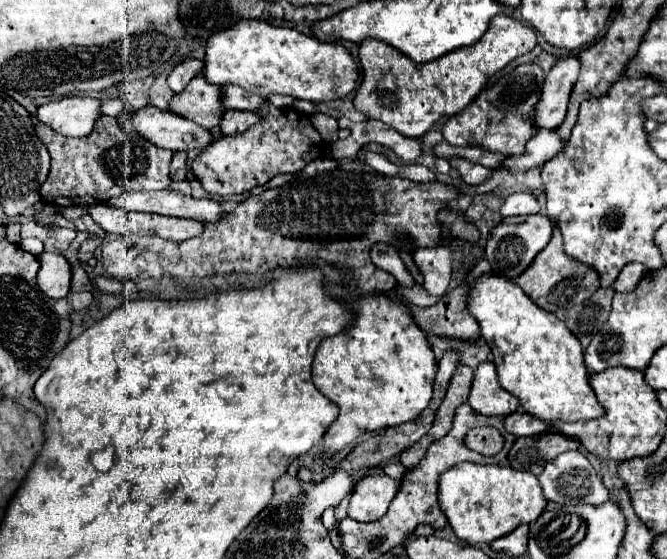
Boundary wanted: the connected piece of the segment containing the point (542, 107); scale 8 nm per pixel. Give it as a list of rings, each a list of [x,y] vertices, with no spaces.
[[[565,56],[557,60],[557,64],[551,68],[541,86],[541,96],[539,102],[535,104],[533,112],[535,128],[553,130],[559,126],[559,122],[563,122],[571,86],[575,84],[577,76],[579,76],[579,62],[575,62],[575,56]]]

